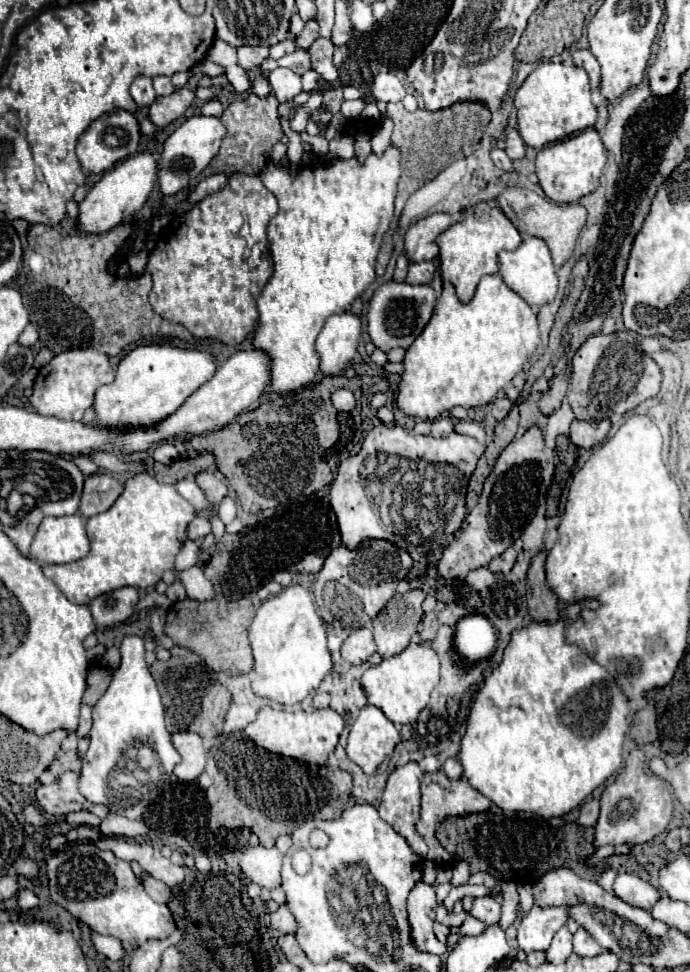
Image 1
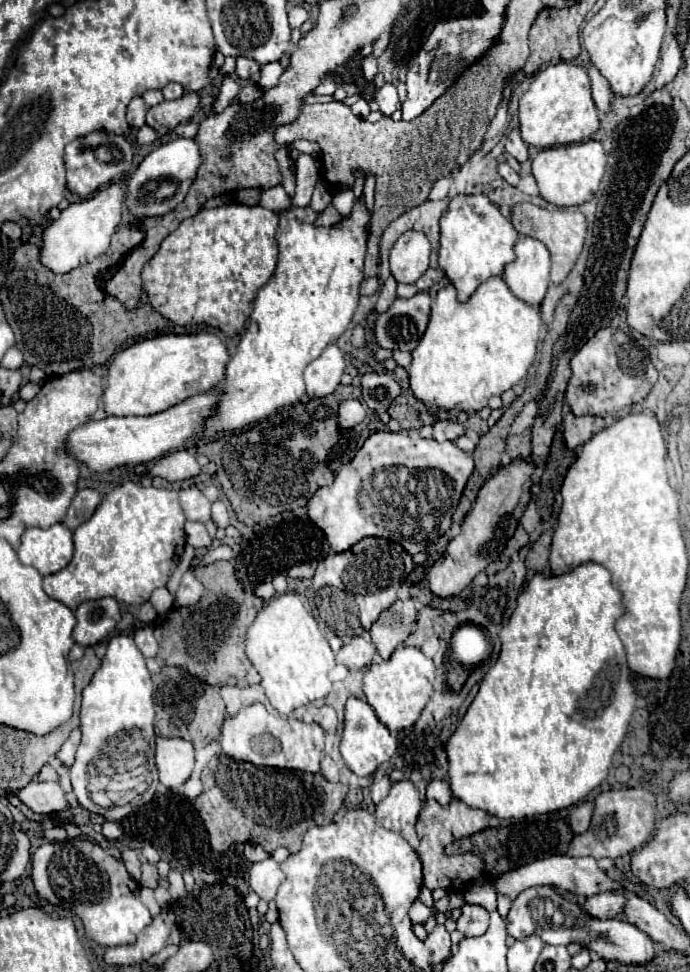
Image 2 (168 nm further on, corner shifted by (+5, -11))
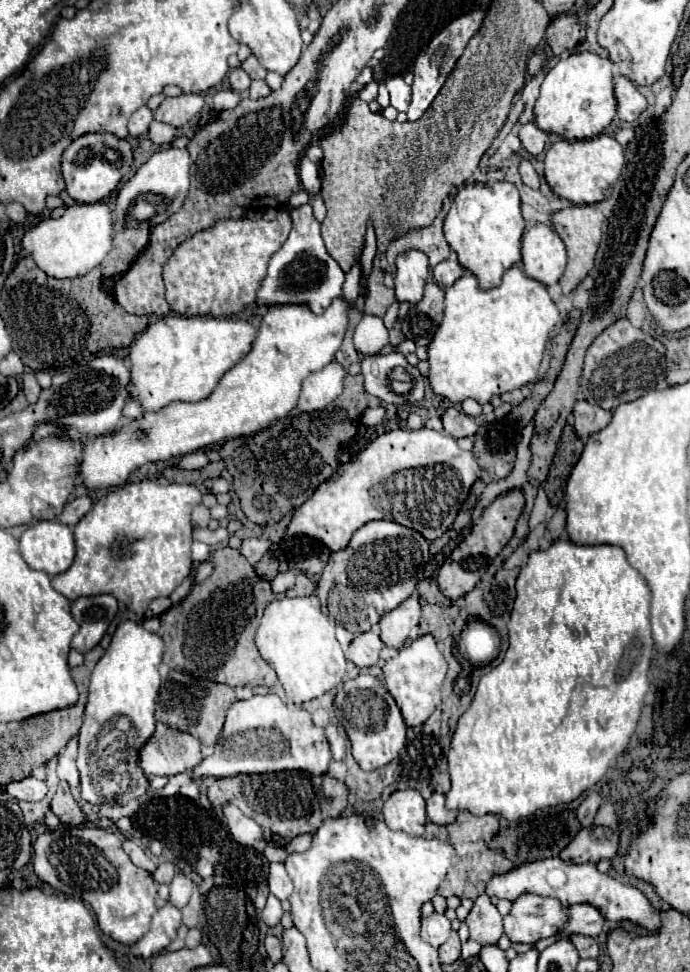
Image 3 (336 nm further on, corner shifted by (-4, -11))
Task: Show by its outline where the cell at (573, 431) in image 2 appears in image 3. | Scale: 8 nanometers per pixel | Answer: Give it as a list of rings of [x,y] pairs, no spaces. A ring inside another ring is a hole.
[[[580,399],[574,407],[574,429],[582,439],[588,439],[592,433],[604,429],[612,419],[610,411],[604,411],[602,407],[590,405],[588,401]]]

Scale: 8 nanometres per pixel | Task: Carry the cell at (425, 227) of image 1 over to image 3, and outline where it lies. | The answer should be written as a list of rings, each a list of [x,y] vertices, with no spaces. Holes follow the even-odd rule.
[[[406,251],[396,259],[396,301],[398,303],[420,303],[424,283],[428,277],[428,257],[422,251]]]

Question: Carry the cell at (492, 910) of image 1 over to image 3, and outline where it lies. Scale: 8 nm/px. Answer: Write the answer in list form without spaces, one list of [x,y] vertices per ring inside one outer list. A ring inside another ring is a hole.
[[[482,893],[474,901],[474,907],[470,909],[470,913],[466,917],[466,925],[470,927],[470,939],[474,939],[482,945],[496,943],[504,935],[502,915],[492,905],[492,901],[486,893]]]

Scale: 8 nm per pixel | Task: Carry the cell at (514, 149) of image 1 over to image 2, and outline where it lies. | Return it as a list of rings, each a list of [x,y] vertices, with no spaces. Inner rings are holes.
[[[513,129],[513,131],[507,135],[505,149],[507,149],[507,153],[513,155],[519,163],[525,163],[525,161],[527,161],[527,145],[523,143],[523,139],[521,139],[521,135],[519,135],[519,129]]]

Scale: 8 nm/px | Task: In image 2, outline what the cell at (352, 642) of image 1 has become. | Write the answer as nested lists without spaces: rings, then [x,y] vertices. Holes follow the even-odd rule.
[[[353,637],[337,653],[337,663],[345,665],[351,671],[365,669],[375,657],[375,647],[367,637]]]

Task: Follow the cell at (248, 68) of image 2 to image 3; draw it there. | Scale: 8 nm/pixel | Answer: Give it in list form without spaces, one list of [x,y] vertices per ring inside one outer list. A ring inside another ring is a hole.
[[[250,55],[250,57],[242,63],[242,69],[244,69],[252,79],[264,79],[264,77],[266,77],[266,69],[260,65],[260,61],[258,61],[254,55]]]

